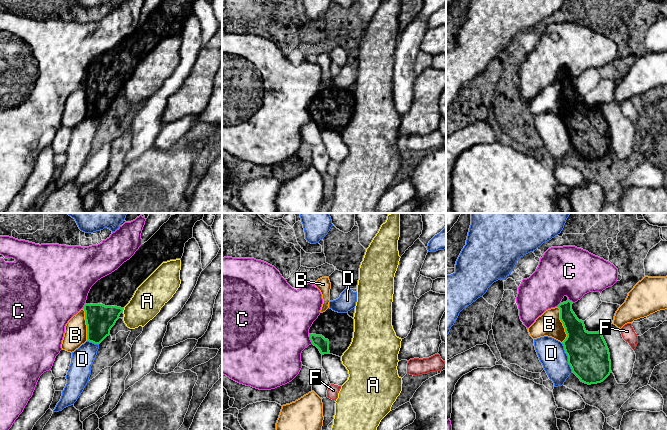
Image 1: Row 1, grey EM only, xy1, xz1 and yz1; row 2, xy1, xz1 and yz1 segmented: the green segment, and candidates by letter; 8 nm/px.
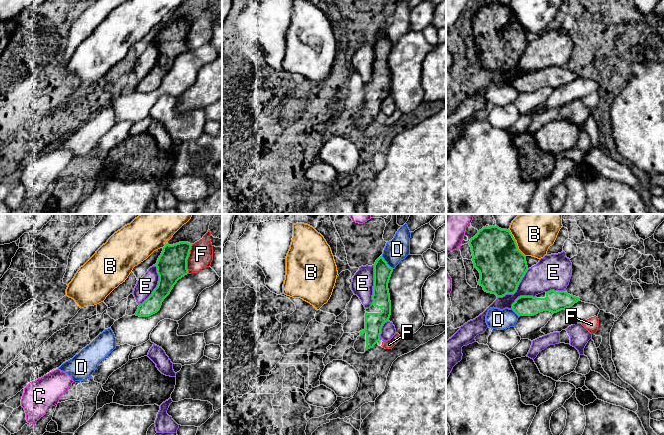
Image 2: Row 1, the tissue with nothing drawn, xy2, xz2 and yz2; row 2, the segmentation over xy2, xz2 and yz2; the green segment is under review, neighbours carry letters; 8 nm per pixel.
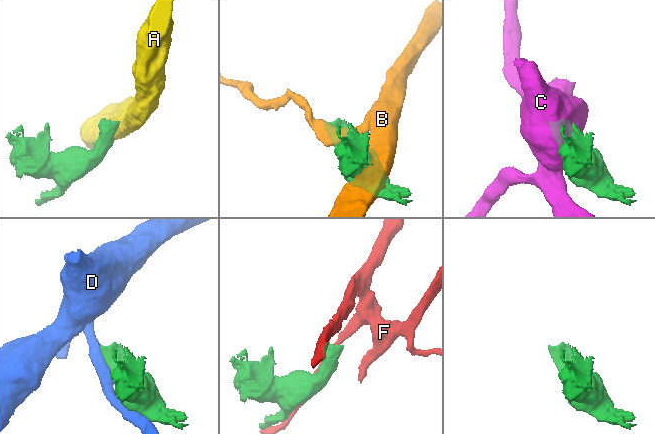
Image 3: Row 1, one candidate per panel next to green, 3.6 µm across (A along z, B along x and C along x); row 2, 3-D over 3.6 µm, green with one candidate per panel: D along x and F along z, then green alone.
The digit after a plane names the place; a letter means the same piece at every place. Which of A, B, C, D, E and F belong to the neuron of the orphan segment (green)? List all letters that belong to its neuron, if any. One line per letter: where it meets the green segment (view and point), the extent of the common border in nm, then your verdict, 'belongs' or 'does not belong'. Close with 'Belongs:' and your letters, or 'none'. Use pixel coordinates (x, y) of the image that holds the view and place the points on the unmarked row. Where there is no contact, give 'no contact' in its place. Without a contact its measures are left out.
A: contact xy1 (123, 85); length 40 nm; does not belong
B: contact yz1 (563, 101); length 300 nm; does not belong
C: contact xz1 (310, 115); length 90 nm; does not belong
D: contact yz1 (568, 133); length 240 nm; does not belong
E: contact xz2 (373, 64); length 360 nm; does not belong
F: contact xy2 (187, 34); length 240 nm; does not belong
Belongs: none

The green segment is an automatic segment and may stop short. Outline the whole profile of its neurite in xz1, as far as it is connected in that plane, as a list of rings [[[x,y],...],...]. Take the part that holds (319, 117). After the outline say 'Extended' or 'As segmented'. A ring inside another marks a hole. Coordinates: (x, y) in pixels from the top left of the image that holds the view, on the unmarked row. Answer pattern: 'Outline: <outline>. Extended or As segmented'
Outline: [[[328,84],[320,89],[309,105],[309,113],[322,131],[341,133],[352,118],[354,95],[348,89],[338,89]]]. Extended

